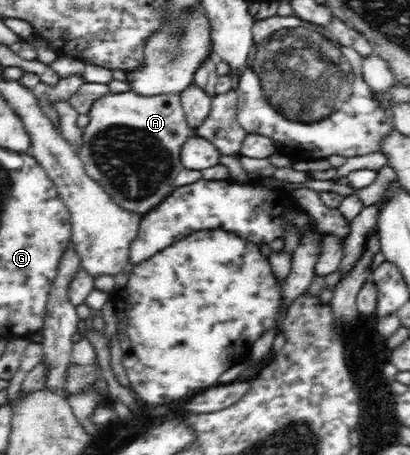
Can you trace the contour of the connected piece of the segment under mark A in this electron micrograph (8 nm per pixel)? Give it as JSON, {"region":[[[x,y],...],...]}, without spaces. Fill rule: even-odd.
{"region":[[[132,90],[120,93],[110,92],[95,99],[87,115],[89,123],[82,128],[83,138],[77,147],[77,155],[83,161],[88,178],[98,182],[116,206],[143,215],[152,208],[156,208],[173,193],[176,189],[174,181],[185,169],[180,160],[182,146],[195,135],[187,124],[180,96],[173,93],[138,95]]]}

